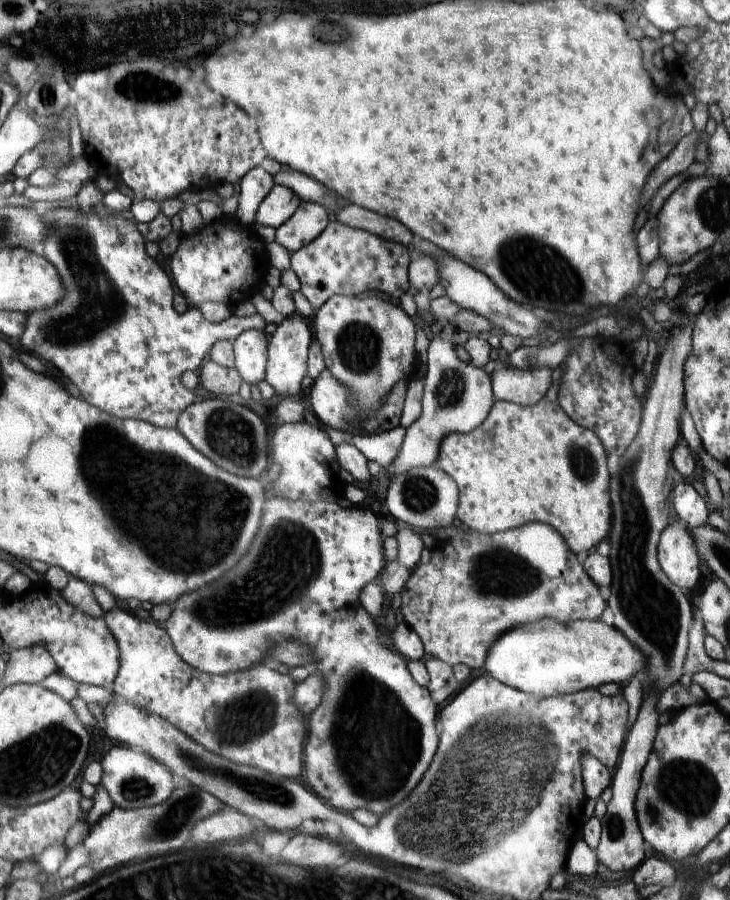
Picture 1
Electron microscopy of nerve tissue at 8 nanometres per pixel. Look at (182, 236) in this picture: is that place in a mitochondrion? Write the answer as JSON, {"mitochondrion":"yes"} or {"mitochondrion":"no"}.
{"mitochondrion":"no"}

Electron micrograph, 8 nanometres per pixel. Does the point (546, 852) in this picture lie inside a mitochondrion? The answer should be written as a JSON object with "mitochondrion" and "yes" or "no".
{"mitochondrion":"no"}

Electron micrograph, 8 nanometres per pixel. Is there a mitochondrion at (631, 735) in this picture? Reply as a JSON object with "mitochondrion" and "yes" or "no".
{"mitochondrion":"no"}

